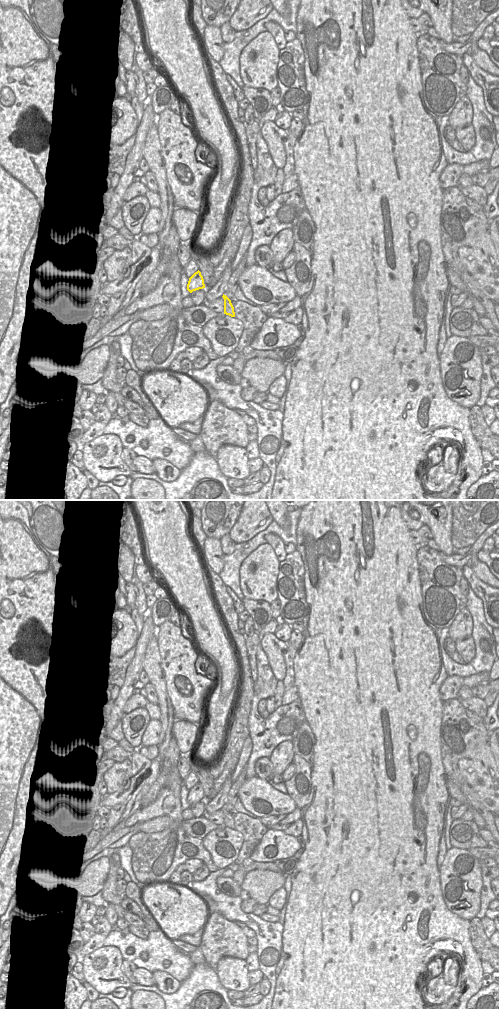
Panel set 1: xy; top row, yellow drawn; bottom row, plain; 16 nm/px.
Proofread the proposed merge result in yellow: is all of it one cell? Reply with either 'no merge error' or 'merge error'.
merge error

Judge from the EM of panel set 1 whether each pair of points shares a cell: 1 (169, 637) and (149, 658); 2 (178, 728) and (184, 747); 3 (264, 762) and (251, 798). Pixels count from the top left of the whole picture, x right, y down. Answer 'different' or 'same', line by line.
1: different
2: same
3: different

